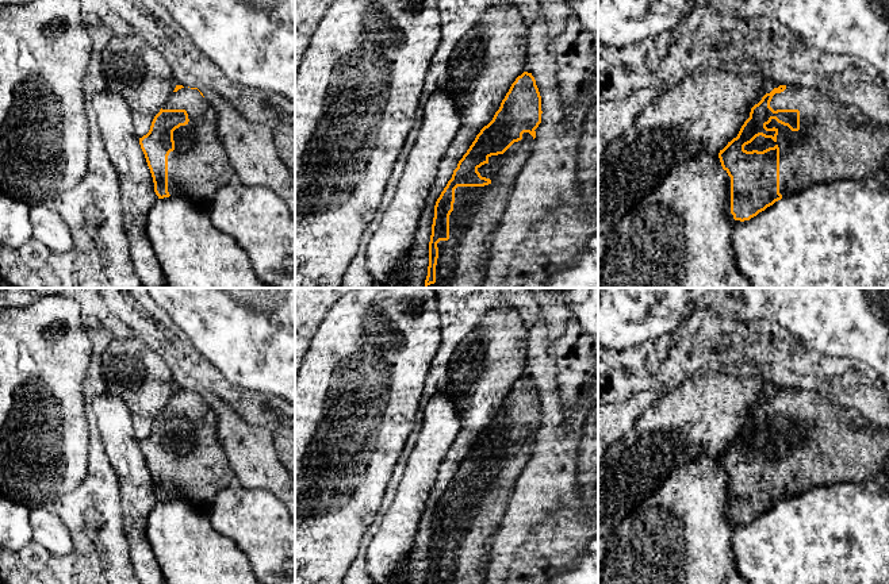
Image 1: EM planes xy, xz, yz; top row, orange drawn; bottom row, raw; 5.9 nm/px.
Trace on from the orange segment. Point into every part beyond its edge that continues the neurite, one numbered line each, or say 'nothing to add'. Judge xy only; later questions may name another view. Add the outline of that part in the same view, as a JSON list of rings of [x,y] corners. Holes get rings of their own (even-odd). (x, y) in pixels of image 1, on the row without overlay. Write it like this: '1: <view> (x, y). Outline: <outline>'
1: xy (198, 469). Outline: [[[198,392],[173,395],[162,412],[185,412],[189,424],[173,434],[175,453],[168,458],[168,495],[189,503],[211,504],[219,491],[235,483],[218,441],[218,418]]]

